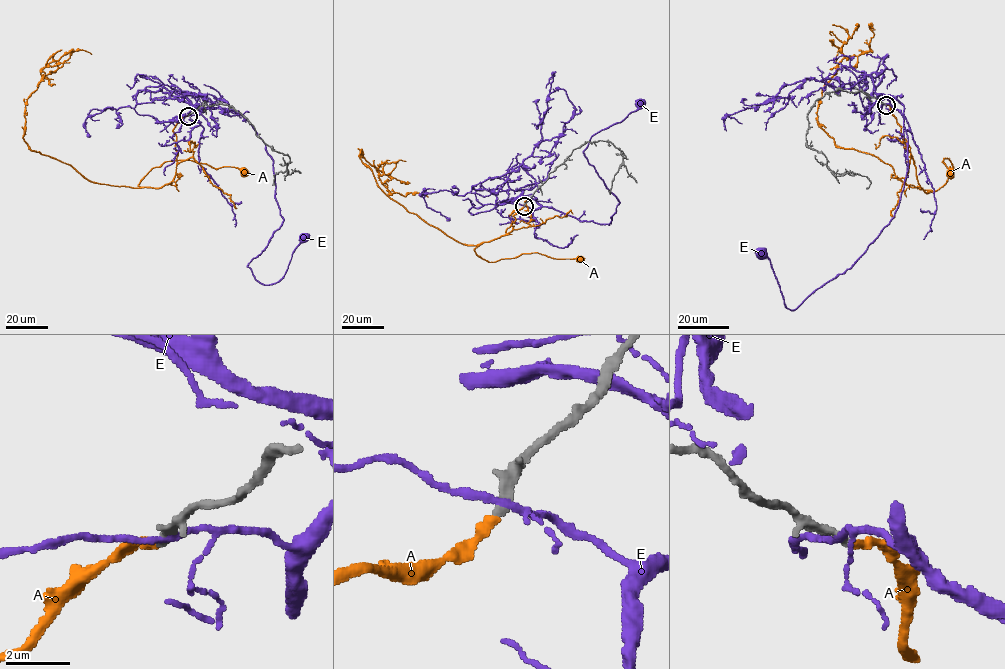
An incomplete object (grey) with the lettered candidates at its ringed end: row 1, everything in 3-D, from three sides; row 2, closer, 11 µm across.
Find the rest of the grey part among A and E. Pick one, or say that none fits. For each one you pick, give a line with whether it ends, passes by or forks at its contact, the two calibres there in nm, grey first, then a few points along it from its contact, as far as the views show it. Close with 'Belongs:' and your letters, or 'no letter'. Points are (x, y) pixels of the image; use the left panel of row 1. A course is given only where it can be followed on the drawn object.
A: it ends there; 240 nm thick on the grey side, 280 nm on the other; it runs (188, 115), (173, 130), (174, 179), (159, 188), (138, 185), (167, 161), (192, 160), (244, 172)
Belongs: A

